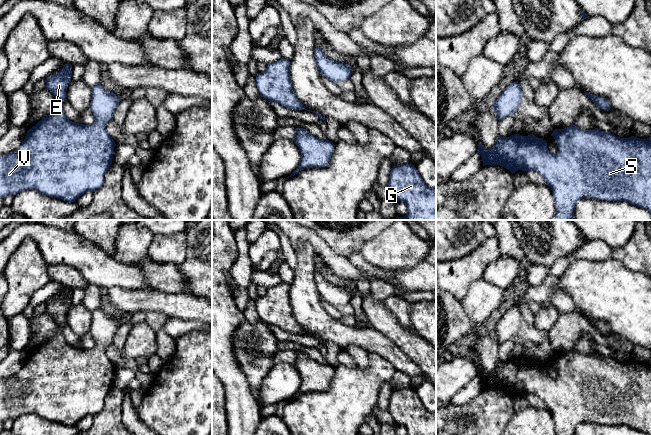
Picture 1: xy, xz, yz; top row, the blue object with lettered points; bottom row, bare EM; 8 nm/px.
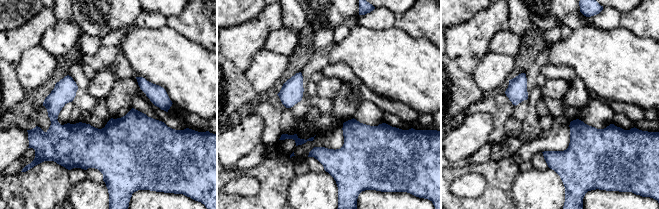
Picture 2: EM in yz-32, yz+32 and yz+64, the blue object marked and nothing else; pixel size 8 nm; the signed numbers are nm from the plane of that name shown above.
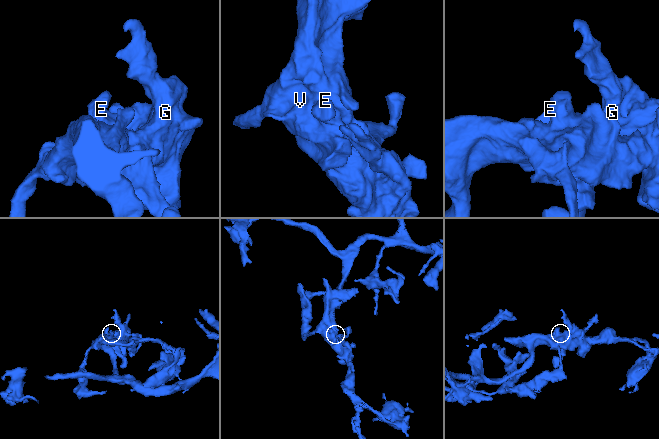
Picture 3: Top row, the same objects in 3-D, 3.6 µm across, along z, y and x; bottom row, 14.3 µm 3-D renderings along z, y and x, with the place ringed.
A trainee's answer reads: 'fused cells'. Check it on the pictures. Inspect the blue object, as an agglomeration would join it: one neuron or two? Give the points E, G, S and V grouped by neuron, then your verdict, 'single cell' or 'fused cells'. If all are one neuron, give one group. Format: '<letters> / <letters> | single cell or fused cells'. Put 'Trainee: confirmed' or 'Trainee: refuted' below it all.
E G S V | single cell
Trainee: refuted

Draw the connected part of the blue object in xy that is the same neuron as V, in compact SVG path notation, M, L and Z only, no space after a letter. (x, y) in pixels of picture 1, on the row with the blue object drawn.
M65 64L58 73L46 78L46 88L56 98L55 112L29 129L15 151L0 155L0 198L25 190L37 190L49 197L75 202L85 192L94 192L103 185L116 146L107 133L106 123L112 119L121 99L101 84L93 86L89 109L95 122L85 125L70 121L63 112L62 104L71 82L71 68L72 65Z

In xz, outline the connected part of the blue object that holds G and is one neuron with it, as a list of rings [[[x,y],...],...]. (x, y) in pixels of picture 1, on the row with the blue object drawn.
[[[412,163],[393,166],[388,185],[396,202],[406,204],[408,212],[404,217],[396,217],[392,220],[436,220],[436,190],[429,188],[423,181],[418,170]]]

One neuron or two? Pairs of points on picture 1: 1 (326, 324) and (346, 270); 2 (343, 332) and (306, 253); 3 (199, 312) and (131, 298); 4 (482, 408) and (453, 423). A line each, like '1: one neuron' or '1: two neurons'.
1: two neurons
2: one neuron
3: one neuron
4: one neuron

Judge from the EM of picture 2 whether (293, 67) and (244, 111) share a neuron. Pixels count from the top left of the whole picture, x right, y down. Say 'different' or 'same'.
same

